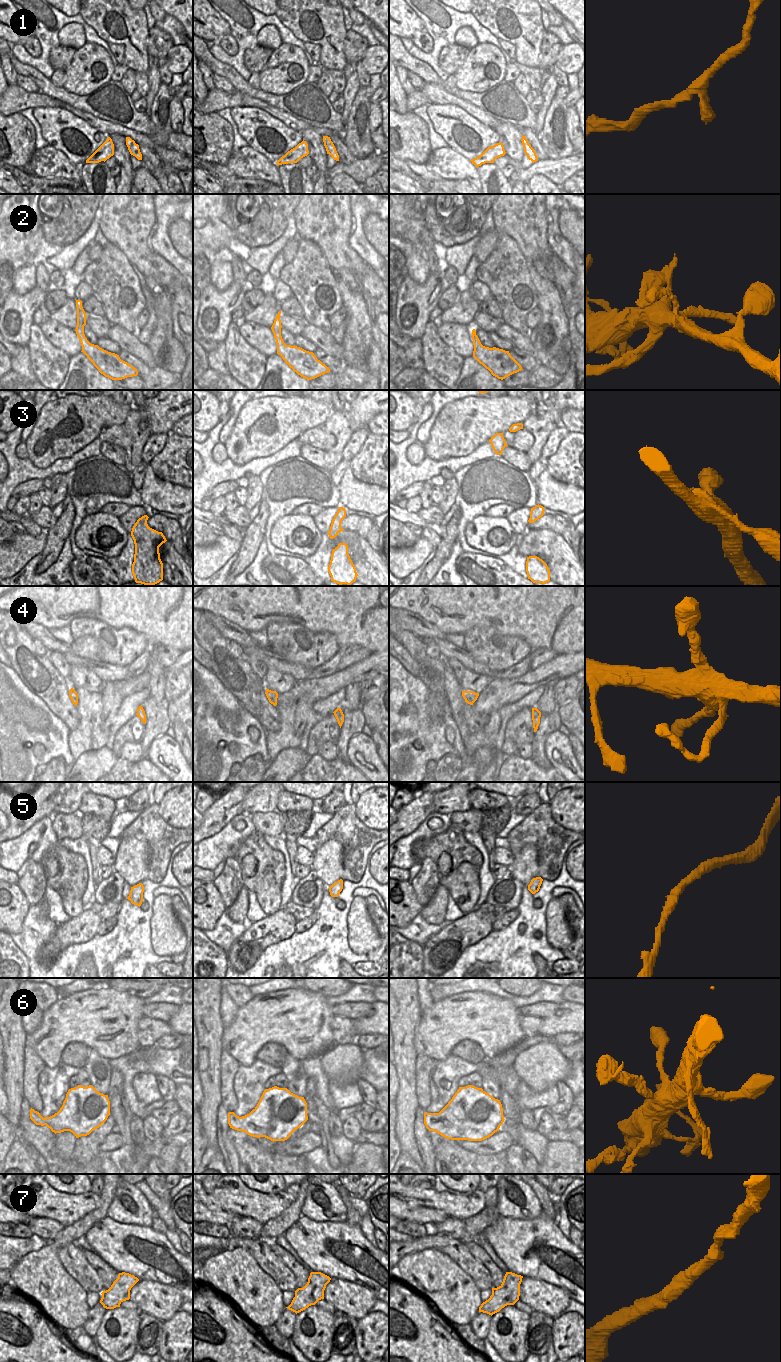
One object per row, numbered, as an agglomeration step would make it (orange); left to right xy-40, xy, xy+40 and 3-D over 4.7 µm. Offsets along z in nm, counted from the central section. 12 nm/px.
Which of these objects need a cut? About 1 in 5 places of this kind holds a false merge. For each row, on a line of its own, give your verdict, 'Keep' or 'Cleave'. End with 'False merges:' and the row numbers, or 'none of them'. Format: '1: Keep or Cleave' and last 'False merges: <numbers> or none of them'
1: Keep
2: Keep
3: Keep
4: Keep
5: Keep
6: Keep
7: Keep
False merges: none of them.

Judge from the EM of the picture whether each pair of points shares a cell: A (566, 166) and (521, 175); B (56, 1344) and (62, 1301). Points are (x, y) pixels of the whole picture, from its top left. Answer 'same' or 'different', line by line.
A: same
B: different

